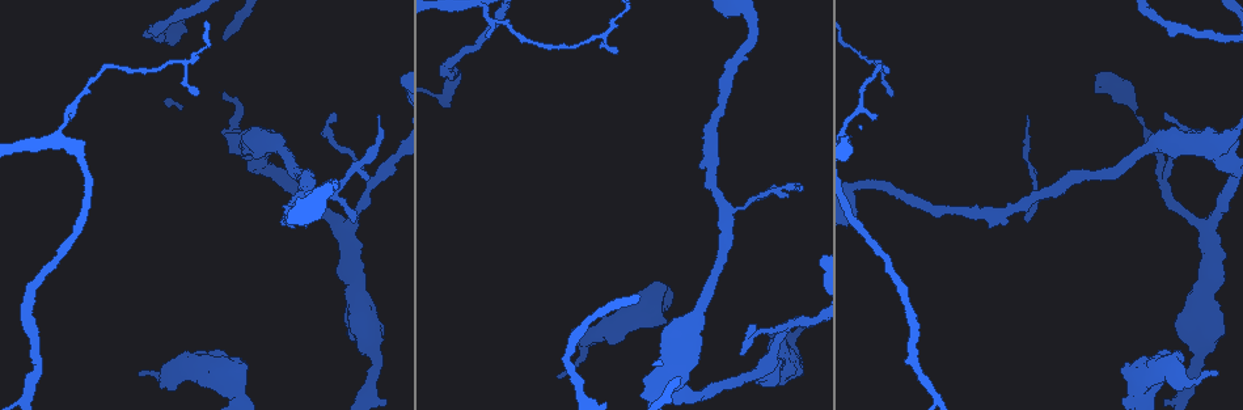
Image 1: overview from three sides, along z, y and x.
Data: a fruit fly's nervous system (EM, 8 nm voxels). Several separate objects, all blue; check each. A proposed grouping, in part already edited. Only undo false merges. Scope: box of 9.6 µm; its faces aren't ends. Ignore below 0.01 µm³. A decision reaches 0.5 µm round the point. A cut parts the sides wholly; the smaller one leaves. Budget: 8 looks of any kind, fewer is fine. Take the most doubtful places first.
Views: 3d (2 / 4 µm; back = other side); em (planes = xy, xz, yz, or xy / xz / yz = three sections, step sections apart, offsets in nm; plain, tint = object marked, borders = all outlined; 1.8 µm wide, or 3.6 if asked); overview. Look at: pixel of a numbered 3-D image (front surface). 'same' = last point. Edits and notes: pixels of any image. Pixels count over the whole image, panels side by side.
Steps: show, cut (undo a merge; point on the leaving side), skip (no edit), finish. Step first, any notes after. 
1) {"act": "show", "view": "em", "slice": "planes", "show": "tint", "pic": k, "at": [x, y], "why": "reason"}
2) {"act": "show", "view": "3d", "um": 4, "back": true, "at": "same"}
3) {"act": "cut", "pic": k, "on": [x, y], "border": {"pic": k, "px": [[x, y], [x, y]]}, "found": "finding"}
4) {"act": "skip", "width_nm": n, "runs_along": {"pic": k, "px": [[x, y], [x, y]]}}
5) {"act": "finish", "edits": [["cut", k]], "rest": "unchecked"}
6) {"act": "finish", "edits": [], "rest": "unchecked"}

{"act": "show", "view": "em", "slice": "planes", "show": "tint", "pic": 1, "at": [327, 130]}

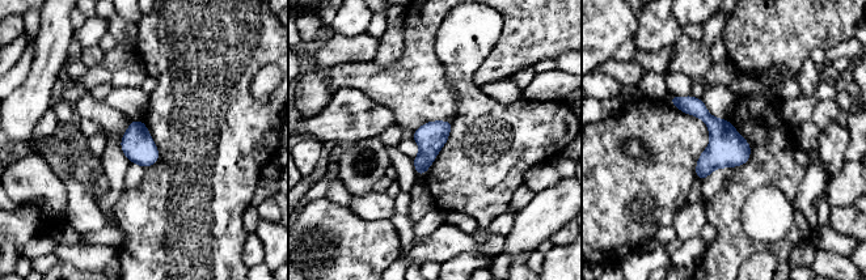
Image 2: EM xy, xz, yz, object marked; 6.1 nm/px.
{"act": "skip", "found": "all the same cell"}

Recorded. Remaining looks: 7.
{"act": "show", "view": "3d", "um": 4, "pic": 1, "at": [1222, 153], "why": "calibre changes"}

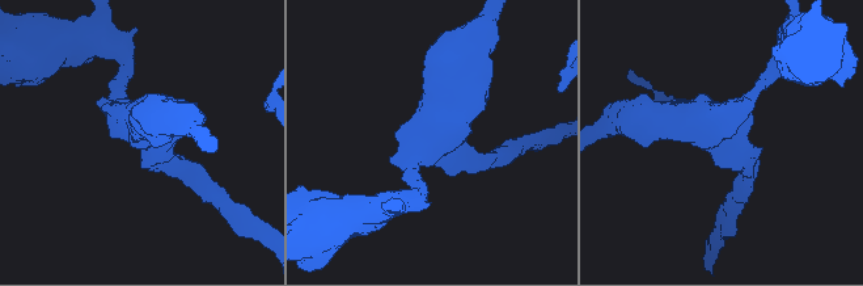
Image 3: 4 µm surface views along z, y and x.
{"act": "show", "view": "em", "um": 3.6, "slice": "xy", "step": 16, "show": "tint", "pic": 3, "at": [723, 142], "arms": 3, "arm_widths_nm": [220, 300, 550]}

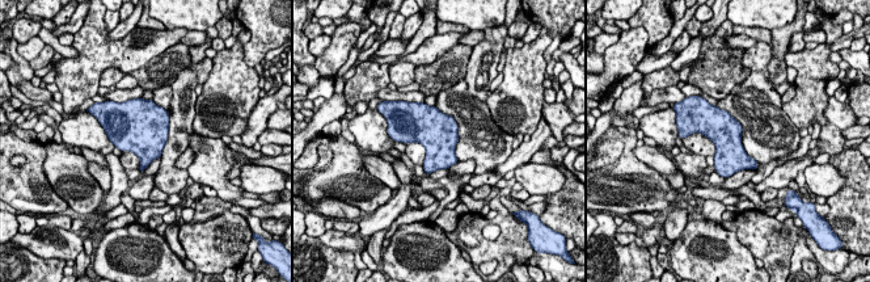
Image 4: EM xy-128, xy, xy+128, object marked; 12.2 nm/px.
{"act": "show", "view": "em", "um": 3.6, "slice": "xz", "step": 8, "show": "tint", "at": "same"}

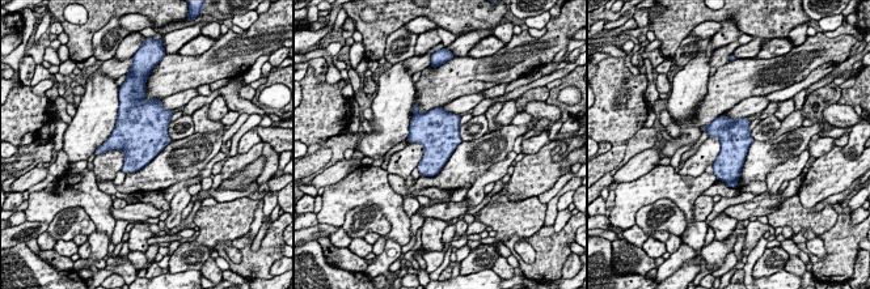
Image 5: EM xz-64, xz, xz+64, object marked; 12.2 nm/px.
{"act": "skip", "found": "one cell here"}

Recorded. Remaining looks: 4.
{"act": "show", "view": "em", "slice": "planes", "show": "tint", "pic": 1, "at": [584, 341], "why": "calibre changes"}

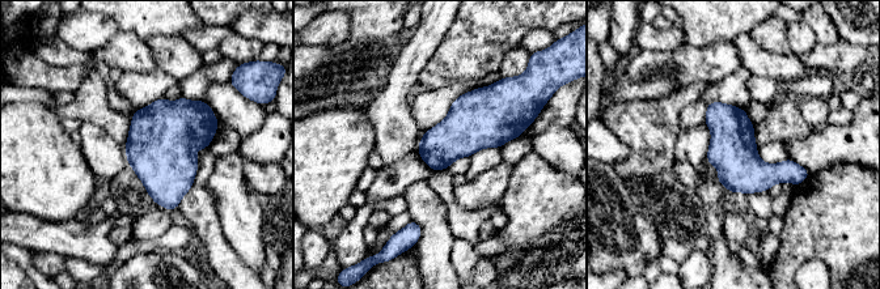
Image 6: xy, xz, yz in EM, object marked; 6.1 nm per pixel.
{"act": "skip", "found": "continuous, no second cell"}

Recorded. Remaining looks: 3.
{"act": "show", "view": "3d", "um": 4, "pic": 1, "at": [235, 395], "why": "abrupt turn"}

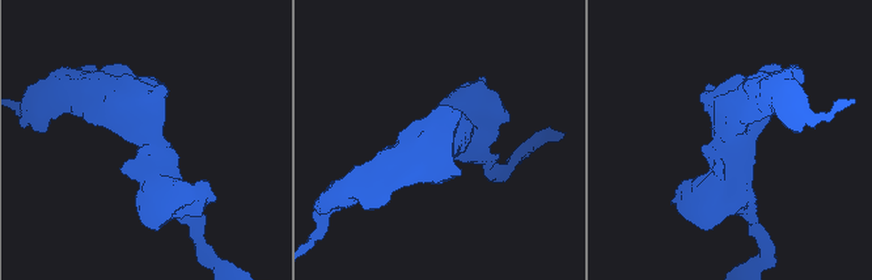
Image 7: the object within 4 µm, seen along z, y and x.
{"act": "show", "view": "em", "um": 3.6, "slice": "planes", "show": "tint", "pic": 7, "at": [736, 135], "why": "need the tissue"}

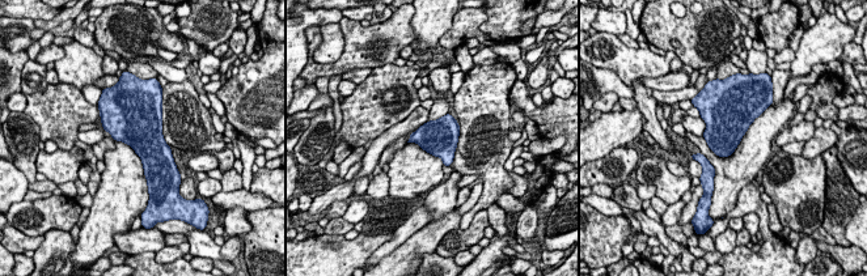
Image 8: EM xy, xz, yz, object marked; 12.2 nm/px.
{"act": "skip", "found": "continuous, no second cell"}

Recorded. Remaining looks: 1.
{"act": "finish", "edits": [], "rest": "unchecked"}

